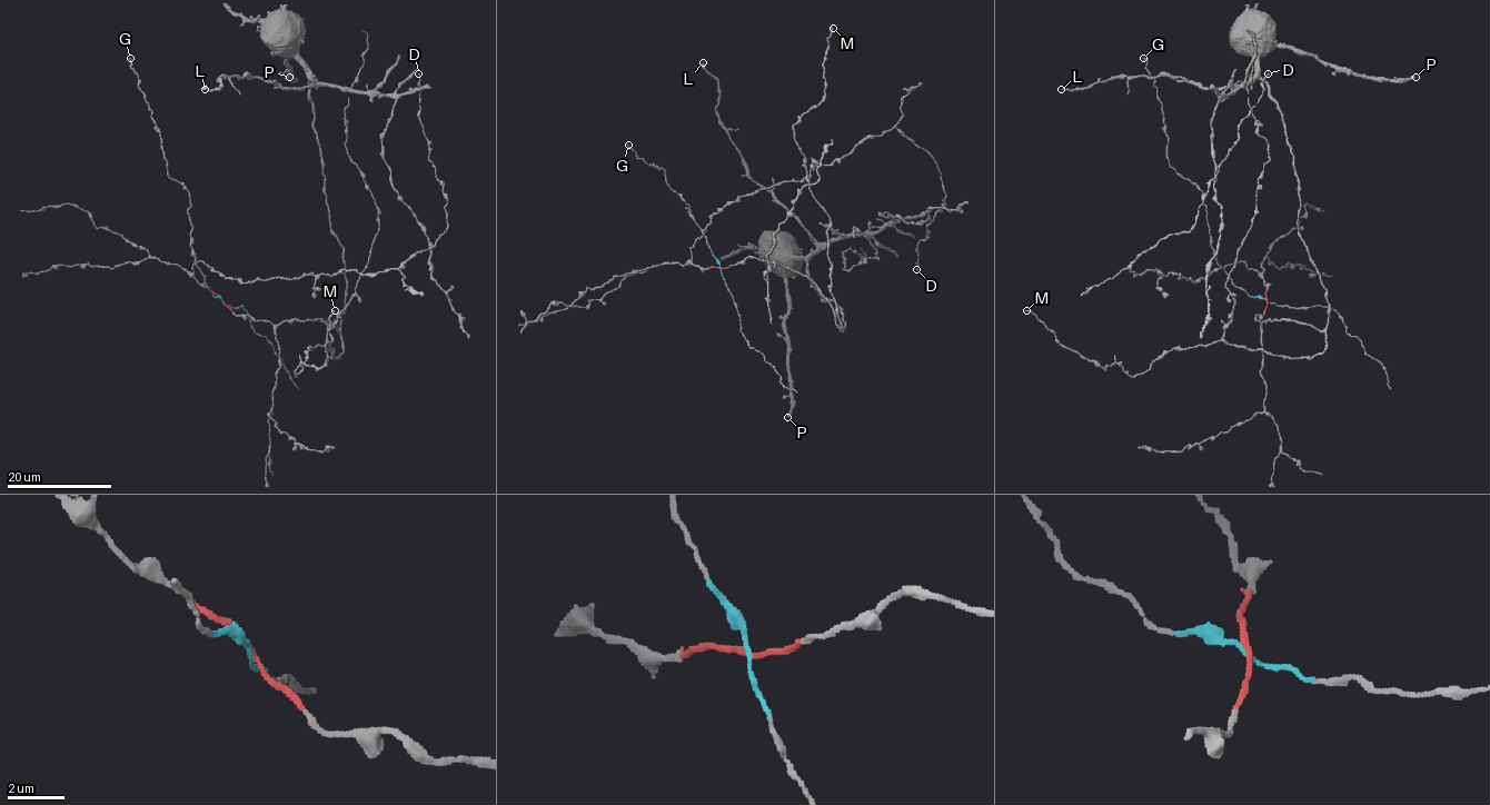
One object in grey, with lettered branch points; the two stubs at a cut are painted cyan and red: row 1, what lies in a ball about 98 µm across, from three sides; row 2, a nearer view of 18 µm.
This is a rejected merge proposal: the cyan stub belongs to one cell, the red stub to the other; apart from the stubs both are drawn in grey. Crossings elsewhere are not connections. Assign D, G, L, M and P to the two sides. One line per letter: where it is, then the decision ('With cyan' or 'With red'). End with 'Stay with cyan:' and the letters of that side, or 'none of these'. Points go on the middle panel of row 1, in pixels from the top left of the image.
D: Place: (916, 269). With red
G: Place: (628, 145). With cyan
L: Place: (703, 62). With red
M: Place: (833, 28). With red
P: Place: (787, 417). With red
Stay with cyan: G

